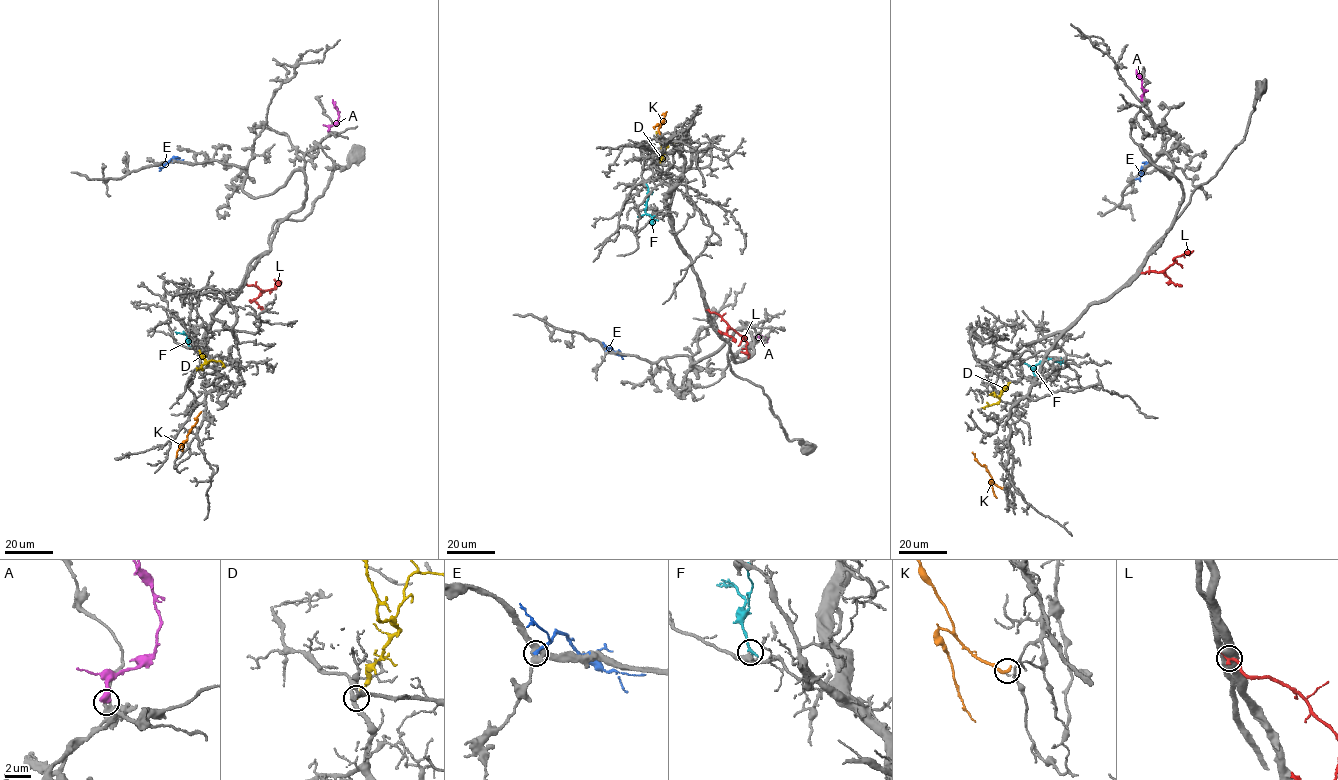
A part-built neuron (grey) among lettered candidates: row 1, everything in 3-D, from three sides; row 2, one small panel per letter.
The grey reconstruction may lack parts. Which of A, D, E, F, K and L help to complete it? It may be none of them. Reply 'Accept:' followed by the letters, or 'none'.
Accept: D

